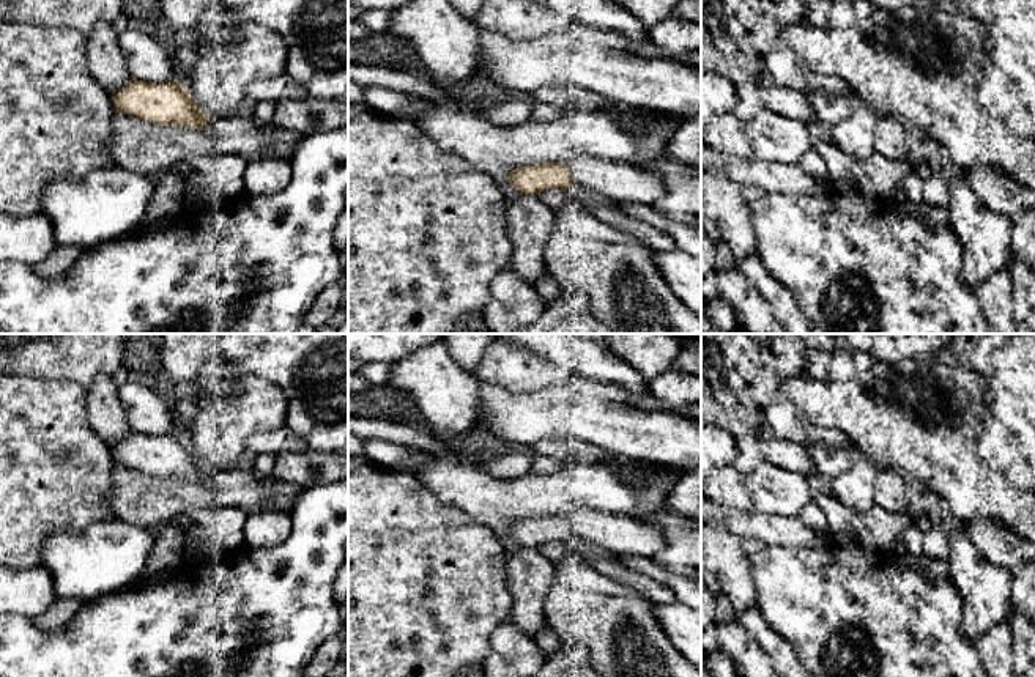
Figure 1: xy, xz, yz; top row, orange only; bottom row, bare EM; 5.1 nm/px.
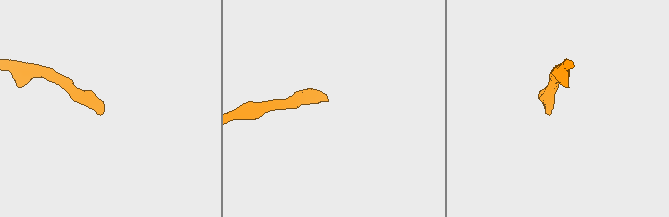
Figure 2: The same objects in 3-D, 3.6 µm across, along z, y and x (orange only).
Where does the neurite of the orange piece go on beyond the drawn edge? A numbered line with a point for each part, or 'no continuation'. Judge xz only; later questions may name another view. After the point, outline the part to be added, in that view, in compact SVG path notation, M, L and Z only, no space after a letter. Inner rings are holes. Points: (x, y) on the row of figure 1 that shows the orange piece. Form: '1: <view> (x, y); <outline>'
1: xz (615, 181); M573 156L566 165L572 183L595 200L654 205L665 195L665 186L654 173L624 161Z

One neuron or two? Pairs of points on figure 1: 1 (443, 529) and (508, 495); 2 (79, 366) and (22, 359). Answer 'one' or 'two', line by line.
1: two
2: one

